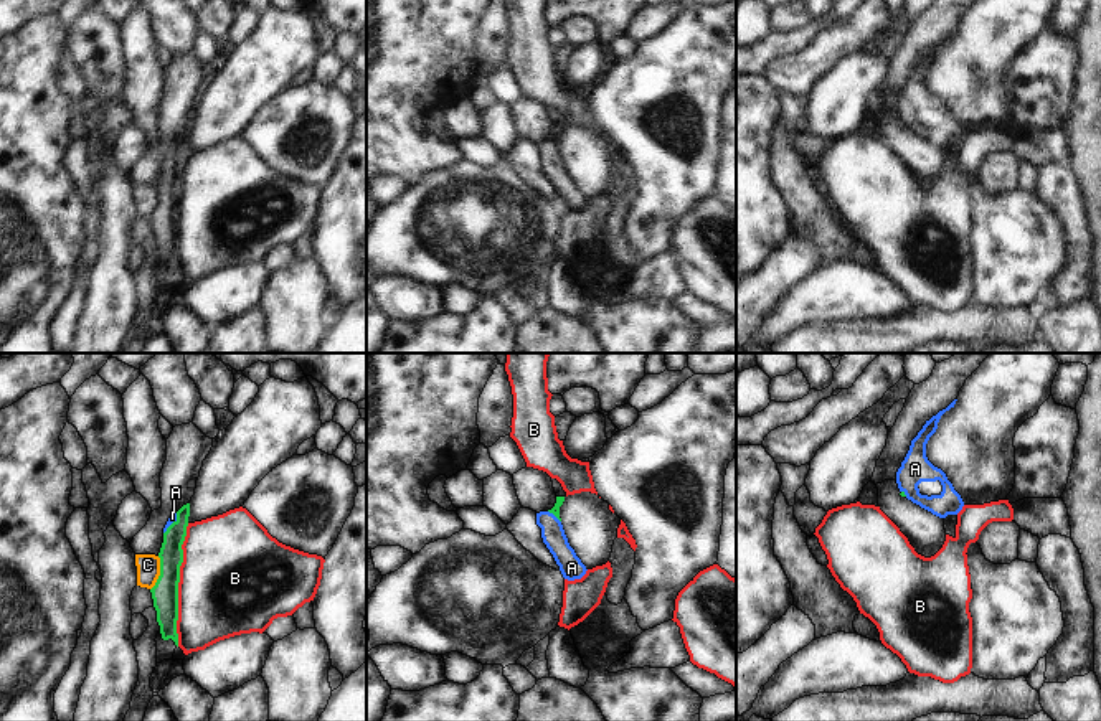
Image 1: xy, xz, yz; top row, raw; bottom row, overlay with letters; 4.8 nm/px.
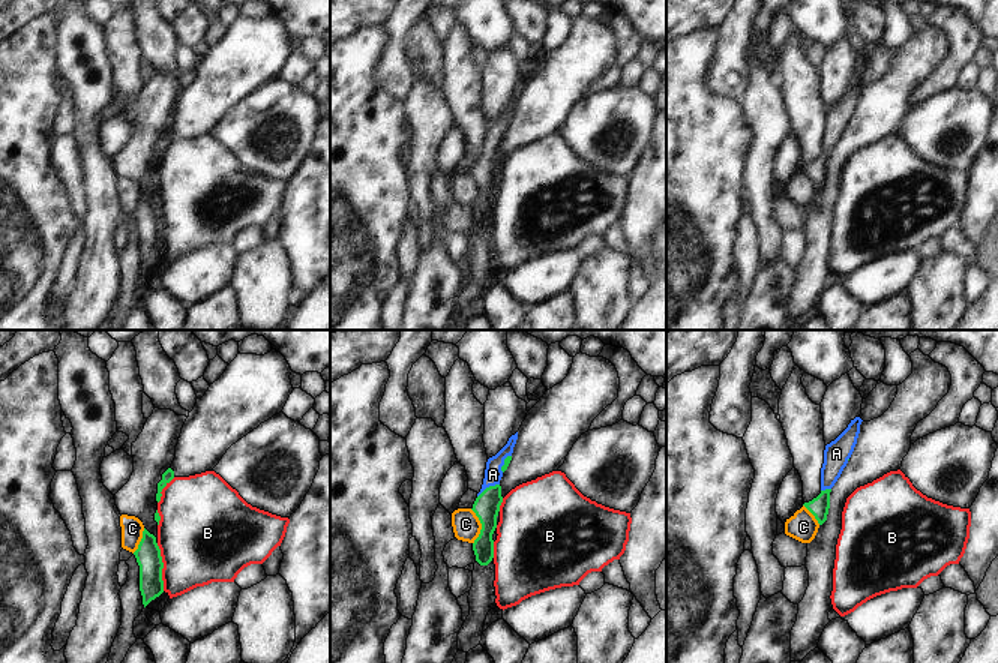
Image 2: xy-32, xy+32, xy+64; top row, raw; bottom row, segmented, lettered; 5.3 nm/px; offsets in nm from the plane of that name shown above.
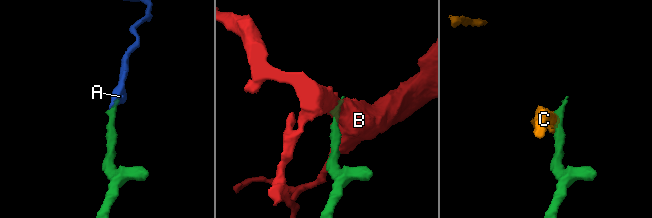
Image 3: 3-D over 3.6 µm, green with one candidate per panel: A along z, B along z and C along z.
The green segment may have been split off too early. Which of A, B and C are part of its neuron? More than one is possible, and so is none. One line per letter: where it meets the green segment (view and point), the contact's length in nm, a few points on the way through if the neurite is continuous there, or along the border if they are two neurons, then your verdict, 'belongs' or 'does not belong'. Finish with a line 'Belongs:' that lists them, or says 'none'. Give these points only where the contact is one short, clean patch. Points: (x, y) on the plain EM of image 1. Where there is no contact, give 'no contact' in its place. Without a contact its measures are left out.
A: xz (555, 146) | 90 nm | across xz (555, 141), (555, 146), (553, 165) | belongs
B: xy (177, 215) | 600 nm | does not belong
C: xy (160, 203) | 170 nm | along xy (159, 187), (159, 208), (151, 220) | does not belong
Belongs: A

